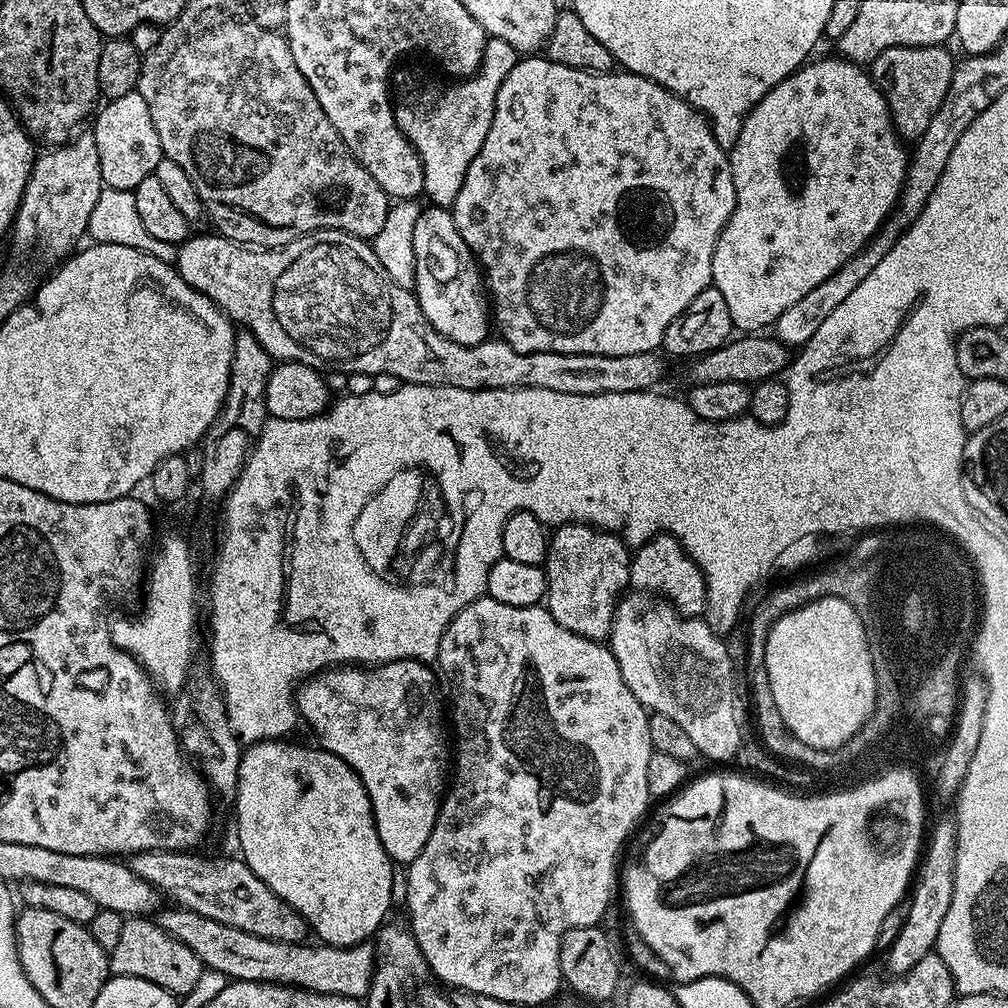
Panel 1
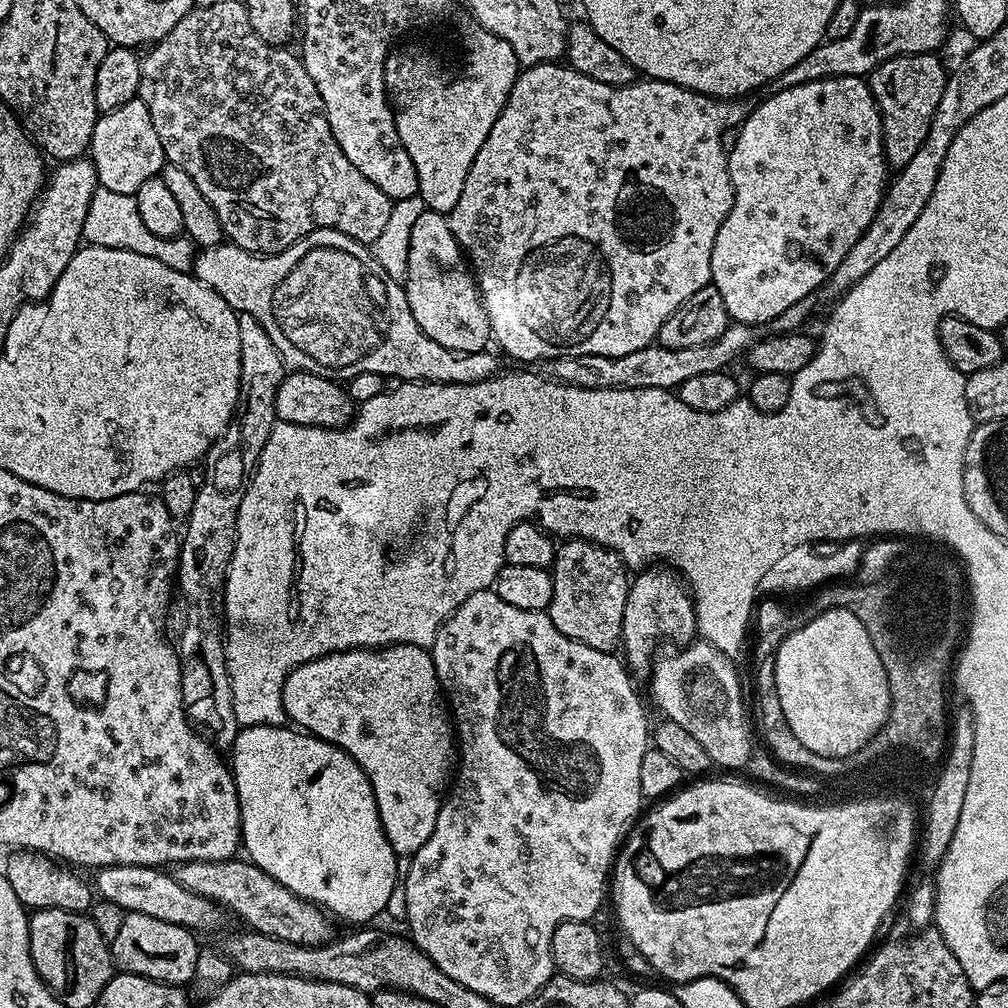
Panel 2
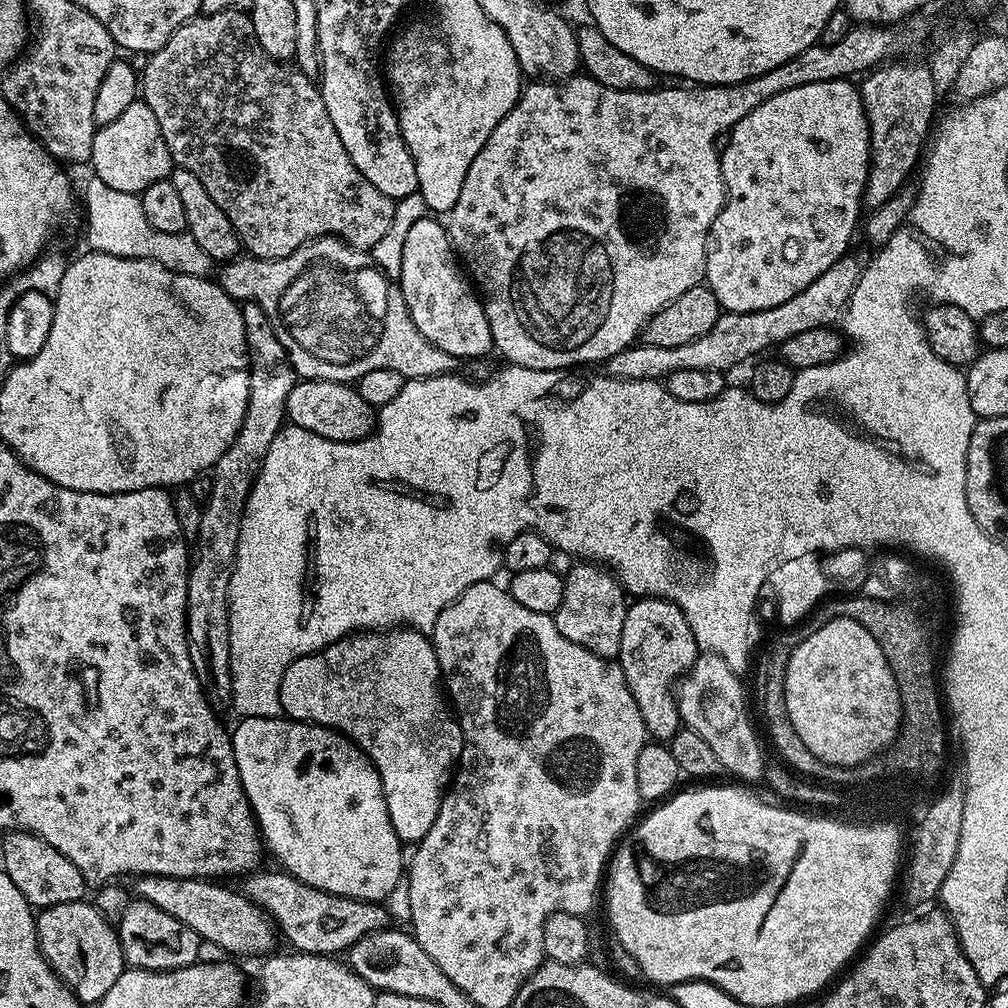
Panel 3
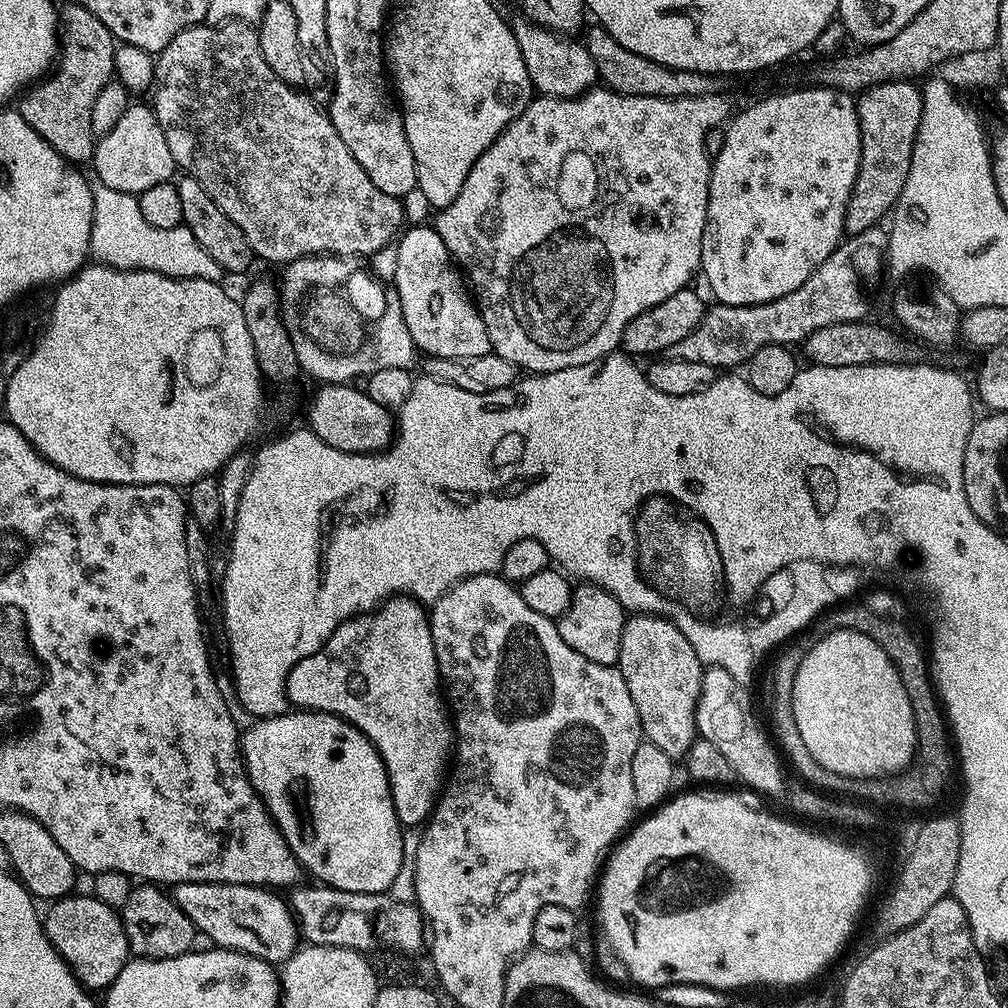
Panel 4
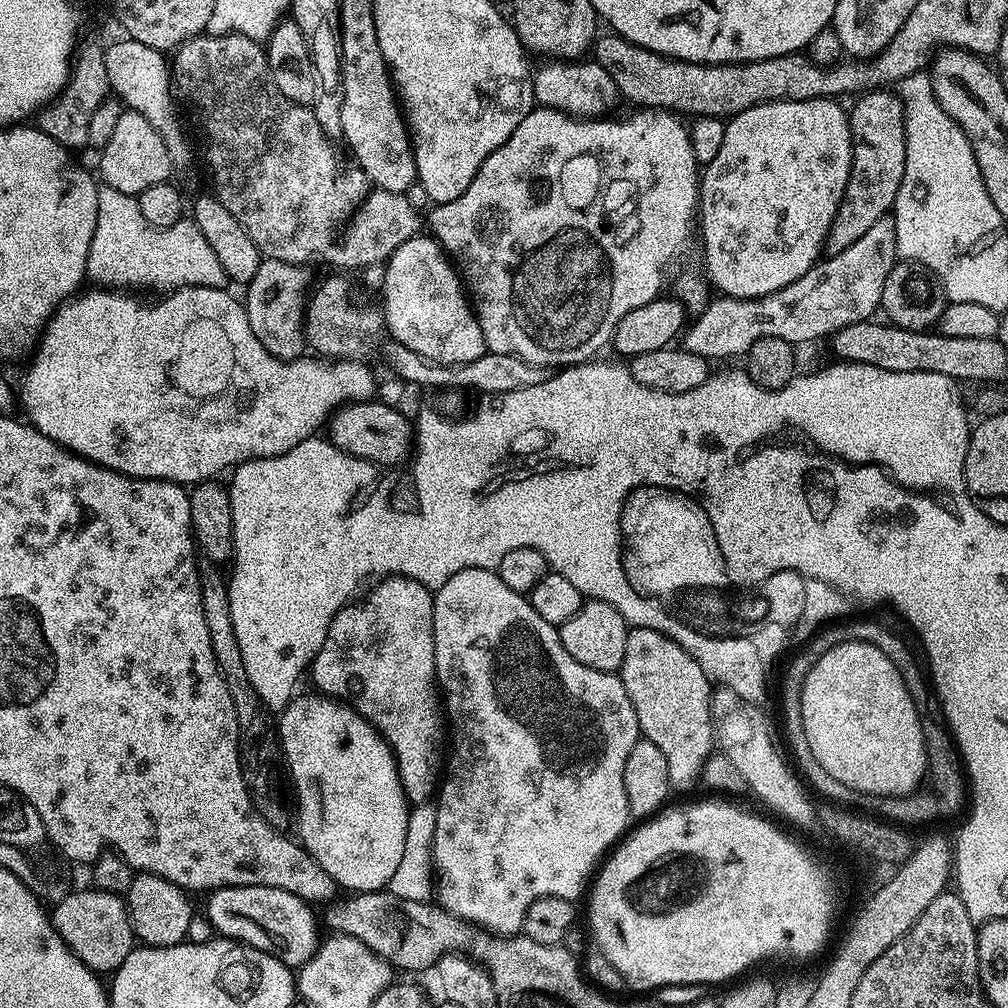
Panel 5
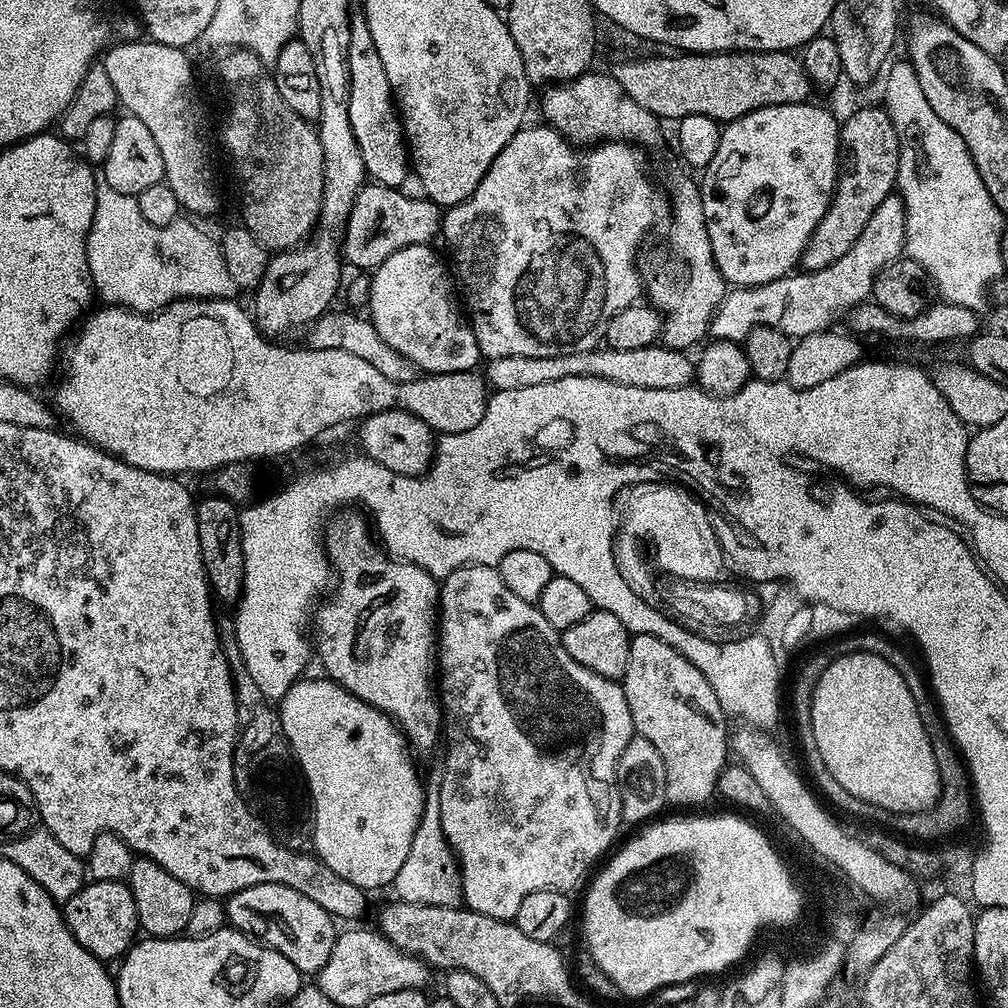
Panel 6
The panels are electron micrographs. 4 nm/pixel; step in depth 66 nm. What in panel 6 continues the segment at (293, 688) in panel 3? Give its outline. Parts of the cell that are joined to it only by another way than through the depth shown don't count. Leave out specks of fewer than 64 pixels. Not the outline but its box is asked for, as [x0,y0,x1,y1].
[314,510,442,753]

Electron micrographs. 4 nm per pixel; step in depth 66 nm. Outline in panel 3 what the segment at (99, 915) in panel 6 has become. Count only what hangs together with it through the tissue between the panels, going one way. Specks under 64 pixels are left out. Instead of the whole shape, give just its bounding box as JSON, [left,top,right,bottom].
[36,899,126,1005]

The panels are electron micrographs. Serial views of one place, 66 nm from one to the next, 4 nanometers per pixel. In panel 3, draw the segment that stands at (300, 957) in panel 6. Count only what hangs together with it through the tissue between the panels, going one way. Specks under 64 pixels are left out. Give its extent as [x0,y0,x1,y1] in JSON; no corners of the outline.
[135,876,278,958]

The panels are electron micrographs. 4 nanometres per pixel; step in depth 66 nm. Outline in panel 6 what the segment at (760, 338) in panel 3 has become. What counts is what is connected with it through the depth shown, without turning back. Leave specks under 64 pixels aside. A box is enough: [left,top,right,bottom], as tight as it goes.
[711,195,905,342]

